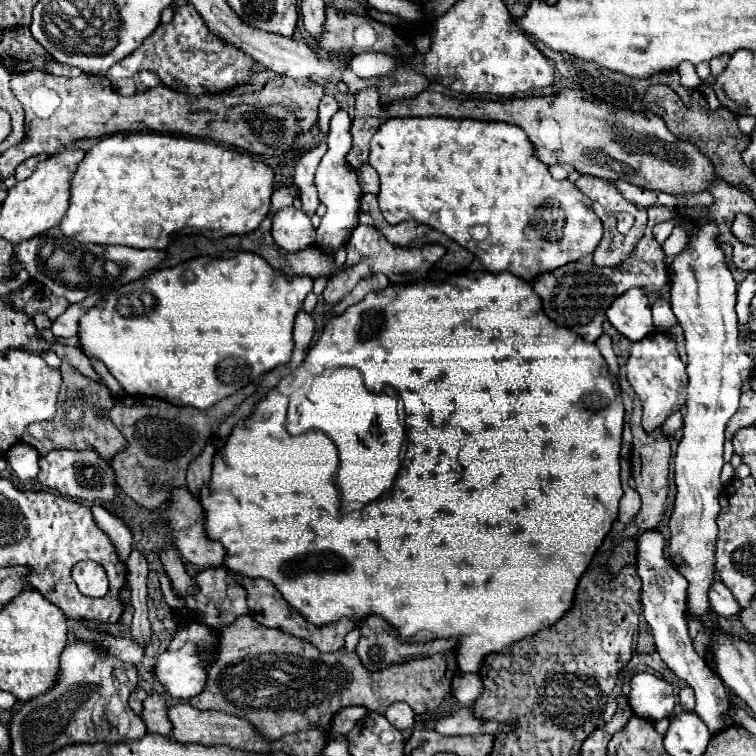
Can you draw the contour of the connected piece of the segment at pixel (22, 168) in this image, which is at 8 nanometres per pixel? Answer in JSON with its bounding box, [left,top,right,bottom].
[16,154,46,180]

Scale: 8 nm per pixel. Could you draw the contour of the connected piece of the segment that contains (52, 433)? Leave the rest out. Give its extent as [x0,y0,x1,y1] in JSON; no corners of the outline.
[22,360,126,462]

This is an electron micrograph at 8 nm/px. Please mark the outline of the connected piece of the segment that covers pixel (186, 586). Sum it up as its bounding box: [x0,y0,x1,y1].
[160,548,196,592]

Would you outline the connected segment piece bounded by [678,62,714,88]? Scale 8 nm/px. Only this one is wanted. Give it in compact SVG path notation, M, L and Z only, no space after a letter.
M682 62L680 68L680 82L686 86L686 88L700 88L700 86L714 86L714 76L708 78L708 80L700 80L698 74L696 74L696 68L690 64L690 62Z

